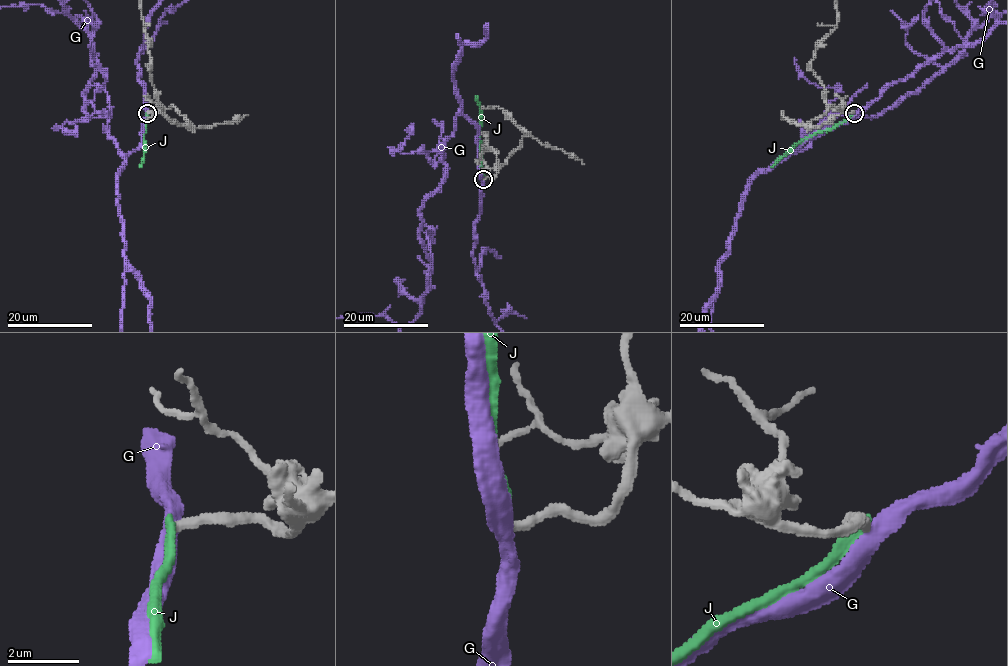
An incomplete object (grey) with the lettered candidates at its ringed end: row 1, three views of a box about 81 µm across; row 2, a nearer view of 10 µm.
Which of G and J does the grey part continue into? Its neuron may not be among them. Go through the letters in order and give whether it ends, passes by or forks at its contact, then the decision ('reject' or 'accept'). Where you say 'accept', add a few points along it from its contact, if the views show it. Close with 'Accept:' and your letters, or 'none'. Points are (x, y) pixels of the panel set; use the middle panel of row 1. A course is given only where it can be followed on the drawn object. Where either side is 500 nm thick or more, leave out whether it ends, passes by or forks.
G: it passes by; accept
J: it ends; reject
Accept: G

